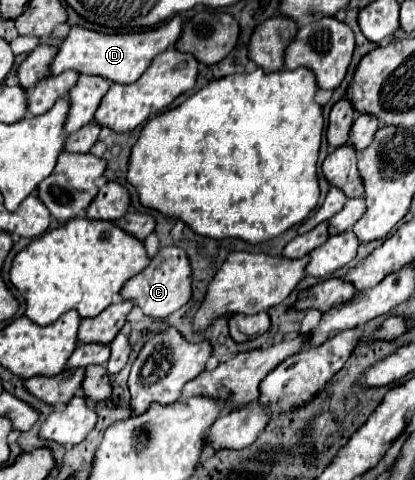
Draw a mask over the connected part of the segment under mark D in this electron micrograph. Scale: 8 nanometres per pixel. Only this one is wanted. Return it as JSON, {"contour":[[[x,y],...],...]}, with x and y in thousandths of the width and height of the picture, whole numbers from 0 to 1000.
{"contour":[[[434,35],[410,40],[386,56],[333,65],[333,69],[304,69],[304,73],[255,73],[202,56],[173,56],[154,90],[140,98],[140,115],[120,131],[120,156],[145,156],[154,148],[178,144],[183,152],[202,152],[202,156],[241,156],[265,173],[313,177],[357,144],[357,135],[381,110],[419,98],[434,69],[439,69]]]}

